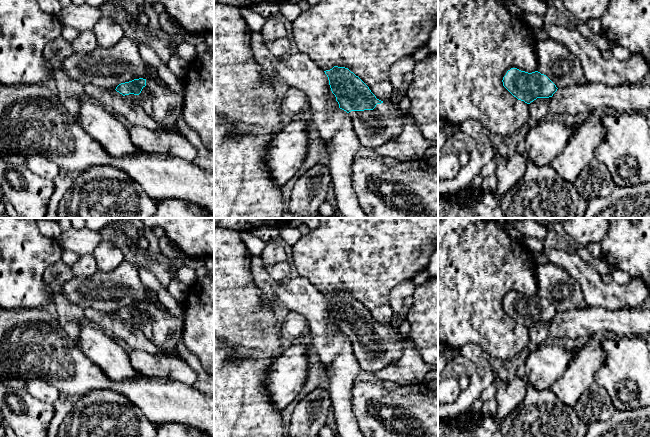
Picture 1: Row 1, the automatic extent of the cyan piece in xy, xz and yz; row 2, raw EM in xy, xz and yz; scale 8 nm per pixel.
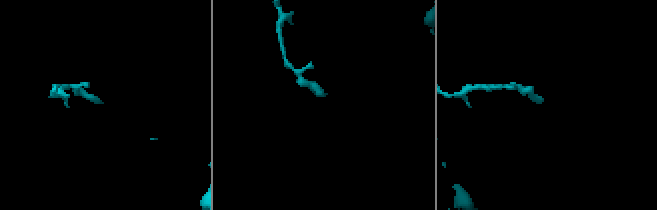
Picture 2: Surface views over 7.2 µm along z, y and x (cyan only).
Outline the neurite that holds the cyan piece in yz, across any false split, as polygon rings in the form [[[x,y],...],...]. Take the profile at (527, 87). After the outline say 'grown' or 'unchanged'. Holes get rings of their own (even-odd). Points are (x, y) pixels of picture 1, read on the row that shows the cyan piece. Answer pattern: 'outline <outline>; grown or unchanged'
outline [[[511,68],[503,77],[503,86],[518,100],[530,104],[537,98],[549,98],[557,91],[556,85],[538,71],[528,73]]]; unchanged

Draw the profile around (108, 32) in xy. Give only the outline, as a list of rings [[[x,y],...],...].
[[[102,16],[94,25],[93,32],[102,48],[110,48],[124,37],[122,26],[111,17]]]

